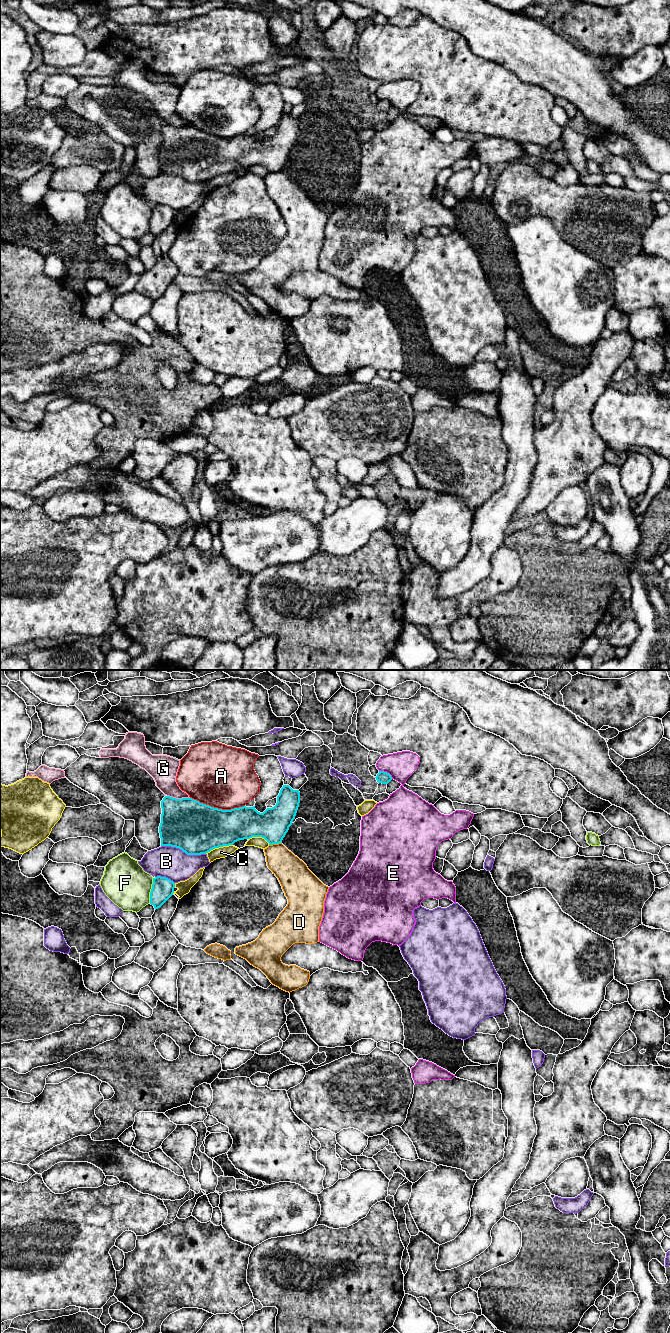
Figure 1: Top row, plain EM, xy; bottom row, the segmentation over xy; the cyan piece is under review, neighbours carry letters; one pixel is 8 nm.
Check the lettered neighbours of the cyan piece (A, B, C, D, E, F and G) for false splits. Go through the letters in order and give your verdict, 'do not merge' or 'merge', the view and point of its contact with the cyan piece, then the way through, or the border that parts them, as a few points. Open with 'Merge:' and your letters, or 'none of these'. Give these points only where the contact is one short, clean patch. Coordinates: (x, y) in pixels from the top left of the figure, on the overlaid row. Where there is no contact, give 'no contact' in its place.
Merge: none of these
A: do not merge; contact xy (217, 808)
B: do not merge; contact xy (183, 851)
C: do not merge; contact xy (218, 847)
D: do not merge; contact xy (275, 843); border xy (281, 842), (269, 845)
E: do not merge; contact xy (386, 772)
F: do not merge; contact xy (151, 890)
G: do not merge; contact xy (178, 799)

